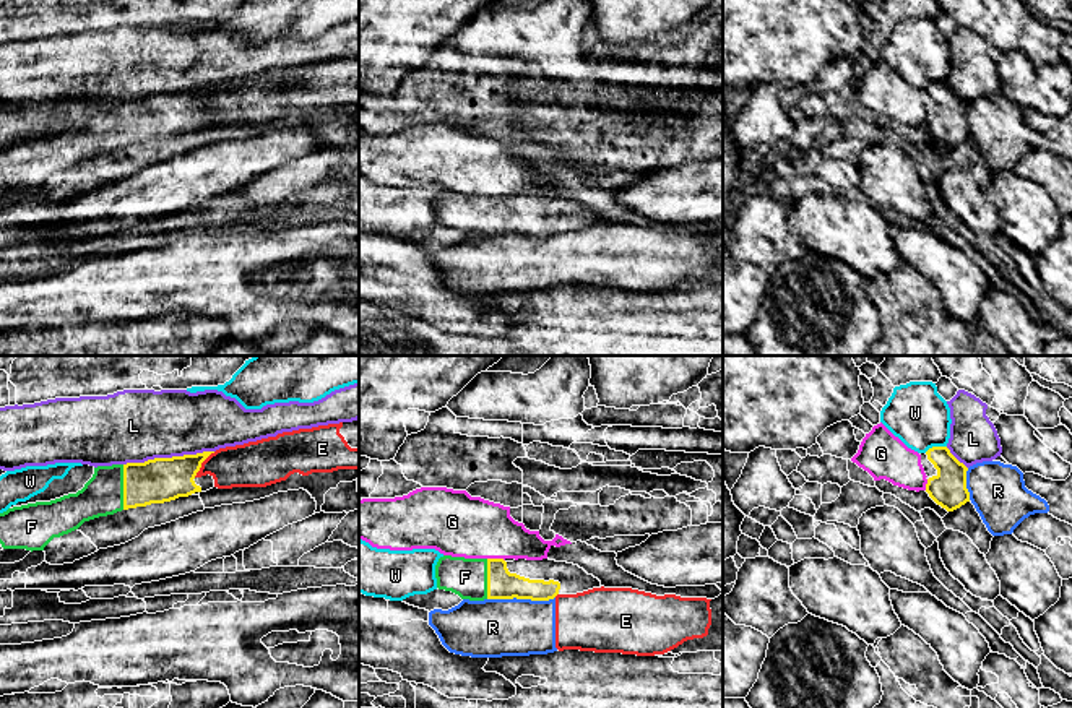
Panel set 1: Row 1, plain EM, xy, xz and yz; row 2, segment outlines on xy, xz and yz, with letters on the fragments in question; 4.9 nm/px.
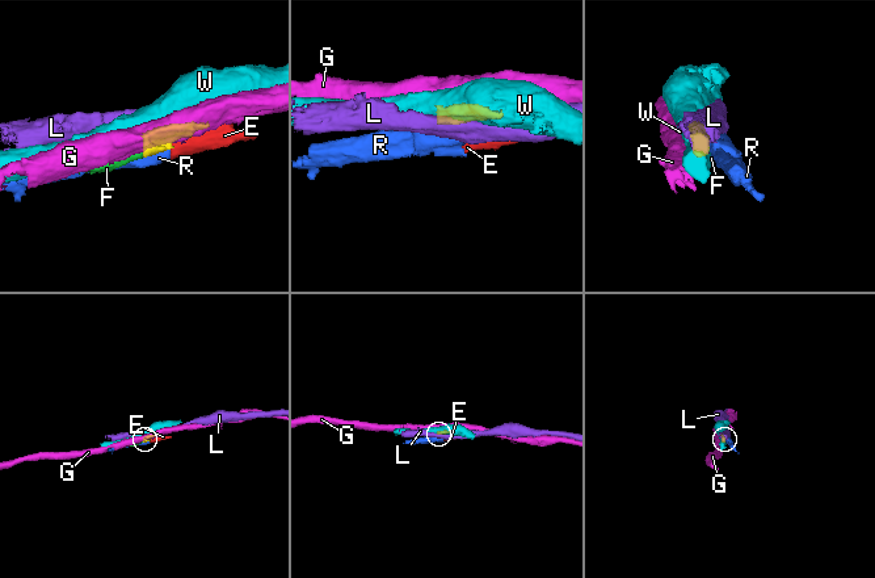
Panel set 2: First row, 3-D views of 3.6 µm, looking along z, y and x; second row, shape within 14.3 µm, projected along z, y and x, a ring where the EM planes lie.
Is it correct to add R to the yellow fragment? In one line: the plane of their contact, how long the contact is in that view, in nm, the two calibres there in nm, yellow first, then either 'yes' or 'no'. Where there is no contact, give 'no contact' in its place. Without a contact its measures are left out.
contact in xz; length 340 nm; calibres 140 and 280 nm; no

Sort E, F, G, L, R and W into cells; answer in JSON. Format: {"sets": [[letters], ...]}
{"sets": [["E", "R"], ["F"], ["G"], ["L"], ["W"]]}

